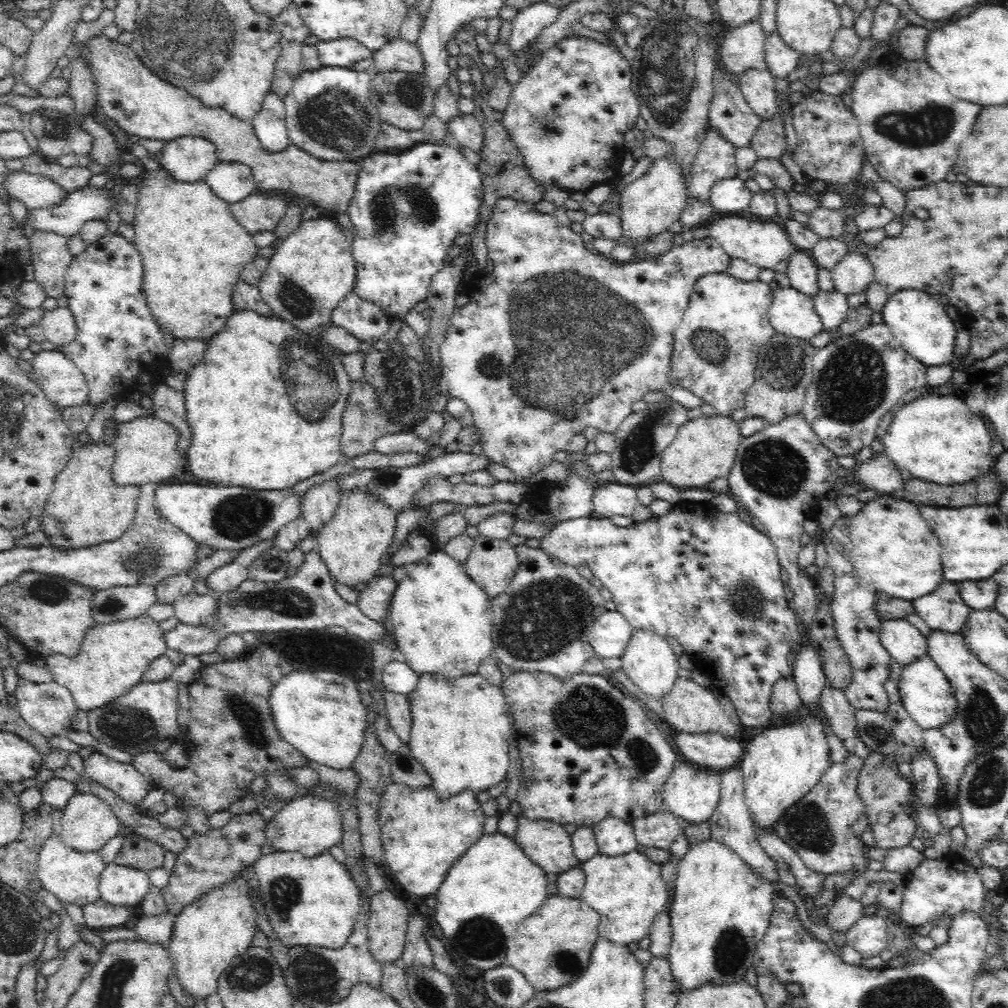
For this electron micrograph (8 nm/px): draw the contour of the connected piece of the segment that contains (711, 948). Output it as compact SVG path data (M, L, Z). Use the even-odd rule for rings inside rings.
M711 838L690 845L686 856L677 861L676 866L677 877L674 879L673 897L669 907L672 943L666 958L673 972L673 980L680 986L682 993L693 992L706 982L734 984L744 981L748 968L754 962L757 944L763 940L769 927L774 886L762 884L733 849Z

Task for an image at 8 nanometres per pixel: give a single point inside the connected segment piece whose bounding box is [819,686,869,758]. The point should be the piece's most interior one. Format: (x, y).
(841, 716)

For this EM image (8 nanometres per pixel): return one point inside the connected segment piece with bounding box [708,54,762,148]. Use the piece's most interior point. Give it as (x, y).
(730, 114)

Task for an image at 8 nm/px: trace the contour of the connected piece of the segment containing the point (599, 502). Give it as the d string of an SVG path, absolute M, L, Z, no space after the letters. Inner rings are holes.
M616 482L603 483L593 494L593 504L595 516L631 516L639 504L636 487Z

